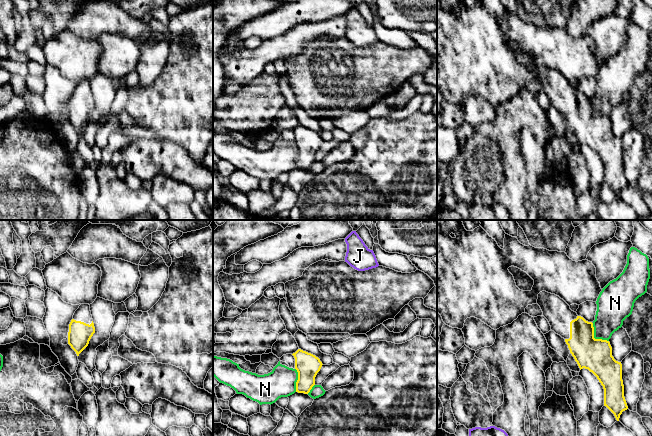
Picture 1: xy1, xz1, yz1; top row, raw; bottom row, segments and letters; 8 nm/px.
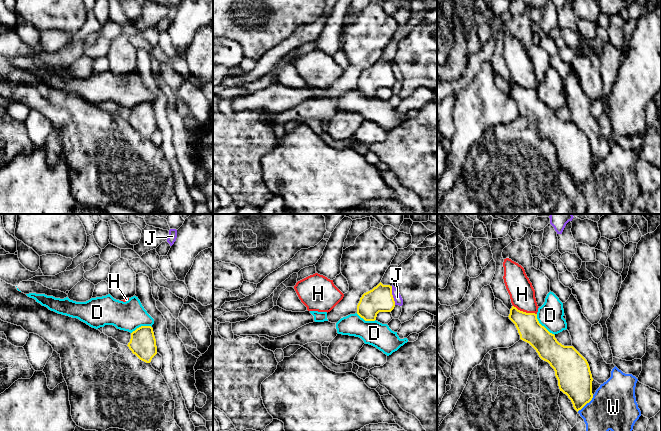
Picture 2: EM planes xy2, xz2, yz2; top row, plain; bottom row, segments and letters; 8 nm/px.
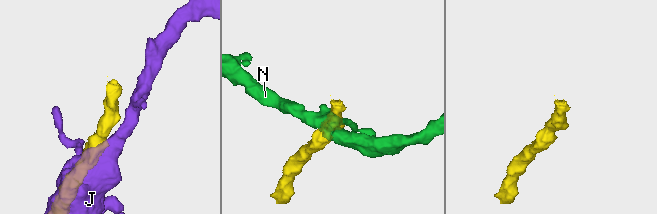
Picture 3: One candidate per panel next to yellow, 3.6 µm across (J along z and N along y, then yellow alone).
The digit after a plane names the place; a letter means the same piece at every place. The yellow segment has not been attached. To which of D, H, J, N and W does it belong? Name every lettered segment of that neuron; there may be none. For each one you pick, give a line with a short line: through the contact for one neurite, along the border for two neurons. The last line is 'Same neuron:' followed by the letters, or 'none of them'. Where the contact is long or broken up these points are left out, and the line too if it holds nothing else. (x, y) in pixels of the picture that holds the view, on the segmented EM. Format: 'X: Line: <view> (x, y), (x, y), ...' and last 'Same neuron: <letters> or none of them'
Same neuron: none of them

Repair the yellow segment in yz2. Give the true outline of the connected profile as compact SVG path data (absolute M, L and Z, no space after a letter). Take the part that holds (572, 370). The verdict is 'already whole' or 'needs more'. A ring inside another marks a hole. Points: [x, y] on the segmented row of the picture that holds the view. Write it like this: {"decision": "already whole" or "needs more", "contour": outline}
{"decision": "already whole", "contour": "M512 306L508 317L515 324L520 339L529 343L539 357L554 369L559 389L571 400L574 409L577 412L581 410L593 398L593 378L587 360L573 346L564 346L559 343L555 335L539 323L537 314L526 313Z"}

